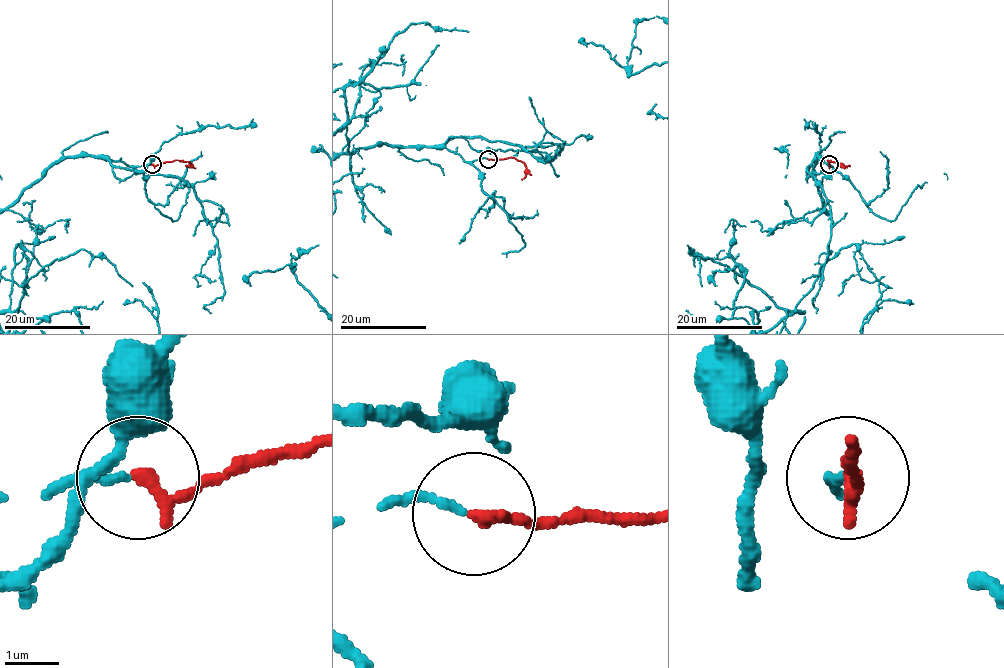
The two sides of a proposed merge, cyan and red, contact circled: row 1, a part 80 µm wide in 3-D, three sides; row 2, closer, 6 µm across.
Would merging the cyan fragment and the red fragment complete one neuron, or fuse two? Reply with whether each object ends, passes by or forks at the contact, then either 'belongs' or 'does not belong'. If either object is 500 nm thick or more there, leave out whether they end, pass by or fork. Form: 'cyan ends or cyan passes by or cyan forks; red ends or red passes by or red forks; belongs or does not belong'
cyan ends; red ends; belongs

